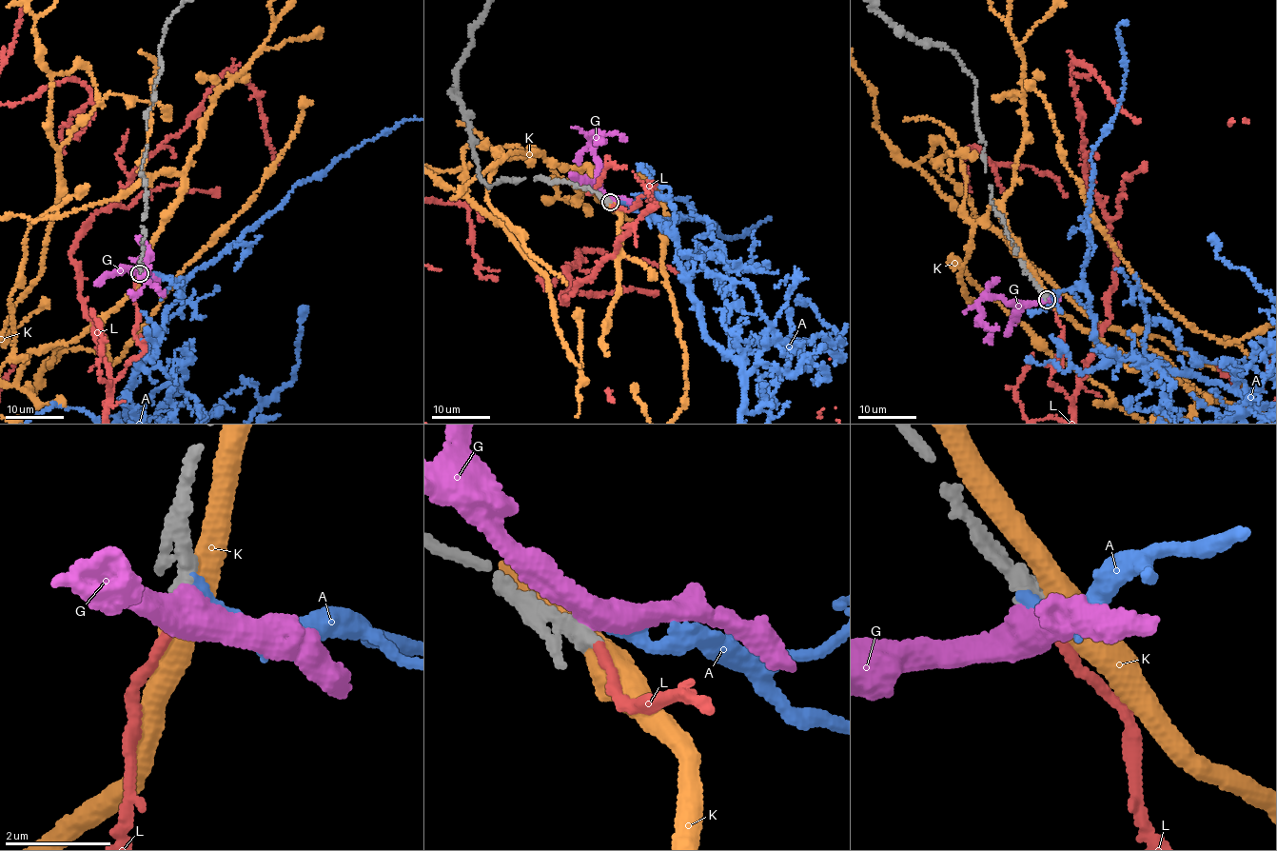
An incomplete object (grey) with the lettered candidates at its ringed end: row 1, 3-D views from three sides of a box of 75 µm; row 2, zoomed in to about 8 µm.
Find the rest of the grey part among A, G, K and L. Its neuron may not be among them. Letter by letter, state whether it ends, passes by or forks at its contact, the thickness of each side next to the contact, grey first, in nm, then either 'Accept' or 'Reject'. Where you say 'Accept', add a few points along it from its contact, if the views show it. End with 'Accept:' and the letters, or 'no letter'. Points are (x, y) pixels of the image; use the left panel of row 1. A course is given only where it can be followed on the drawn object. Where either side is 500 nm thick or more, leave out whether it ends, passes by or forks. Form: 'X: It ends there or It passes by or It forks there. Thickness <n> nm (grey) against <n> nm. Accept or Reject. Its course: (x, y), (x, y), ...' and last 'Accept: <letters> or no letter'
A: It ends there. Thickness 440 nm (grey) against 220 nm. Reject
G: It passes by. Thickness 400 nm (grey) against 480 nm. Reject
K: It passes by. Thickness 420 nm (grey) against 480 nm. Reject
L: It ends there. Thickness 360 nm (grey) against 200 nm. Accept
Accept: L

